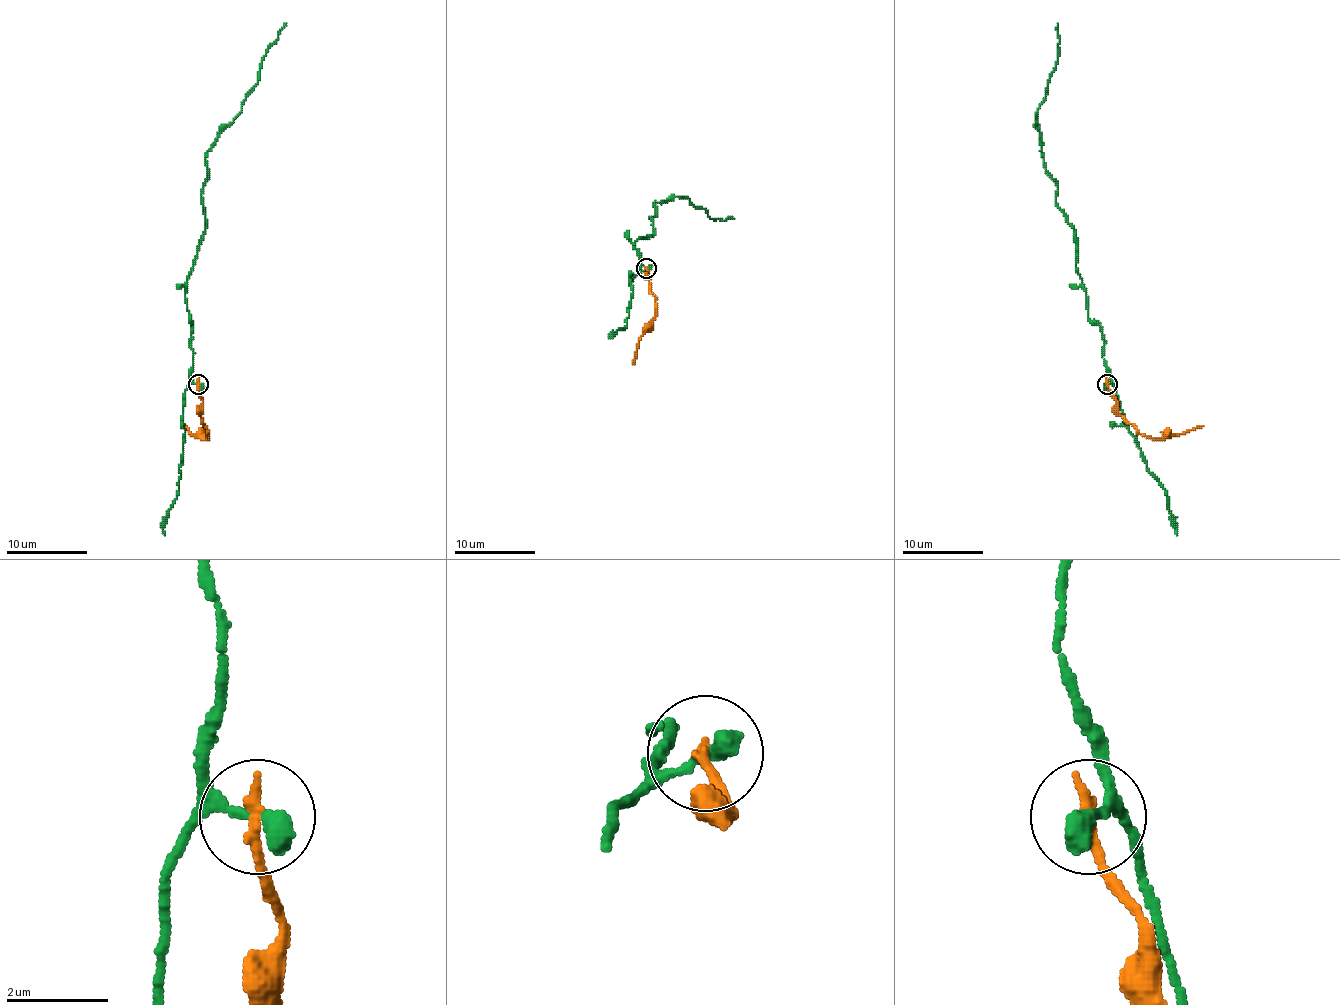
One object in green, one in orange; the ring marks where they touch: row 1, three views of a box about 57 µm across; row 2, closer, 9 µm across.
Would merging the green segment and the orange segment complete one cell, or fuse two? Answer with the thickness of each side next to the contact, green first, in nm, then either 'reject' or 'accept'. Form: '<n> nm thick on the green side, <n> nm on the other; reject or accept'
440 nm thick on the green side, 240 nm on the other; reject

